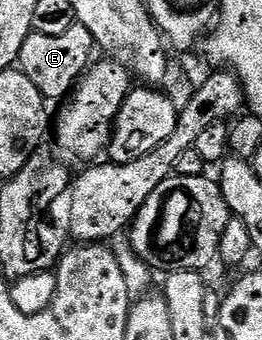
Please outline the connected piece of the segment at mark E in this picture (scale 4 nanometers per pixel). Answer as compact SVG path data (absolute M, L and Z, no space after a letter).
M76 22L63 34L48 35L31 31L29 38L25 38L25 46L21 46L18 69L37 86L44 101L62 101L70 97L74 87L79 83L84 72L92 63L91 51L96 51L97 45L93 34L85 30L85 26Z

